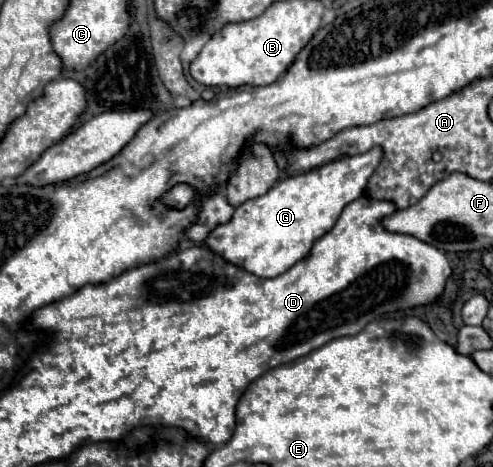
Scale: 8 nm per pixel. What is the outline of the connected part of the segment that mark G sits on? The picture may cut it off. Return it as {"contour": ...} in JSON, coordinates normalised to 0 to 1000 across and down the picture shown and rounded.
{"contour":[[[757,315],[744,328],[692,336],[631,366],[586,375],[562,388],[538,418],[485,439],[469,473],[440,482],[416,520],[452,555],[521,593],[562,593],[623,550],[635,520],[680,482],[696,443],[736,418],[773,336],[777,319]]]}

